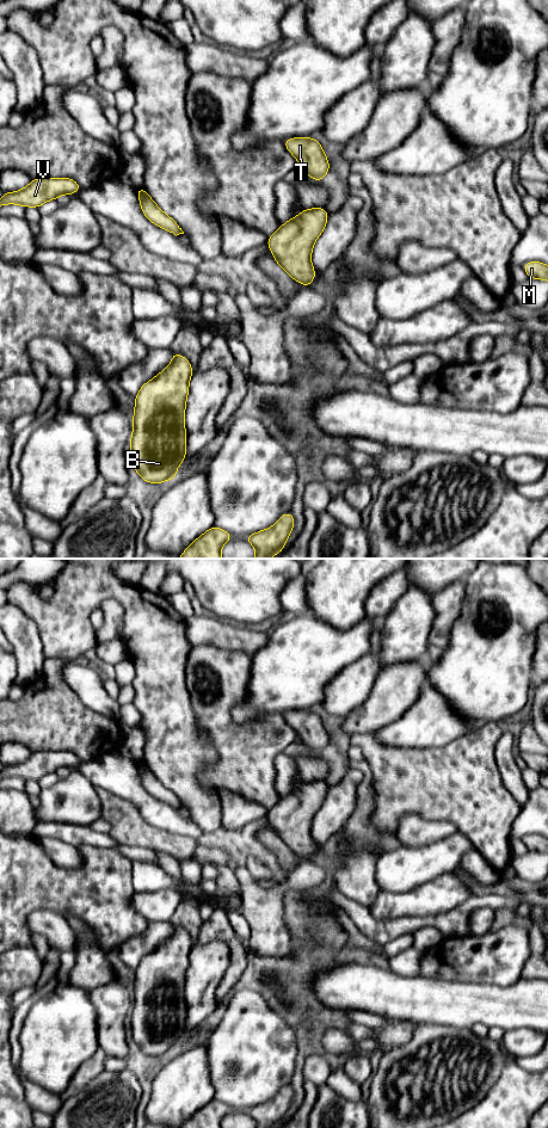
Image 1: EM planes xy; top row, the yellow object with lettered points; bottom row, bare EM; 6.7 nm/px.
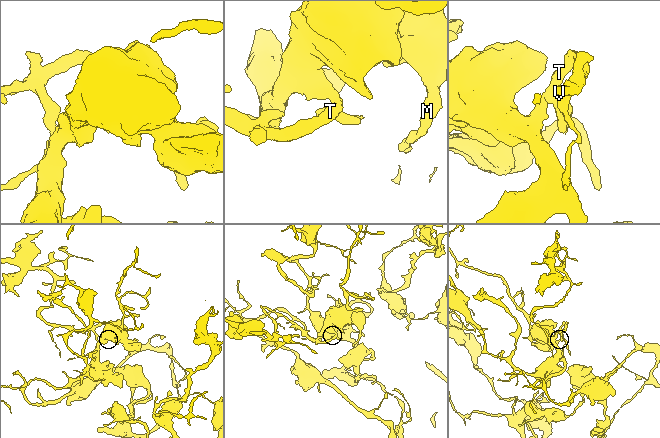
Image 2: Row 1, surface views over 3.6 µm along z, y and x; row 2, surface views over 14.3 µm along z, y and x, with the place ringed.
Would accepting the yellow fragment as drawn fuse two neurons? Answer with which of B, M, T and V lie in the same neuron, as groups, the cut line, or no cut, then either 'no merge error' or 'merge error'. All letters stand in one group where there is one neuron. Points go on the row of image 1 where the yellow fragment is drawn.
groups B M T V; cut none; no merge error

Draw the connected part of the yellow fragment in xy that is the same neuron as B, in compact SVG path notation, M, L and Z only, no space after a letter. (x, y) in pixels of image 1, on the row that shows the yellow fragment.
M172 352L172 363L143 384L135 397L134 430L129 443L131 463L146 482L161 483L174 480L179 464L186 460L184 412L192 372L187 358Z

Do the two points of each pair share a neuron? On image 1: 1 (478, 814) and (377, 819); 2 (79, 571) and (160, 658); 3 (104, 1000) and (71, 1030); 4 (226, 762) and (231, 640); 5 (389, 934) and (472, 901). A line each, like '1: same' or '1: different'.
1: same
2: same
3: different
4: different
5: same

